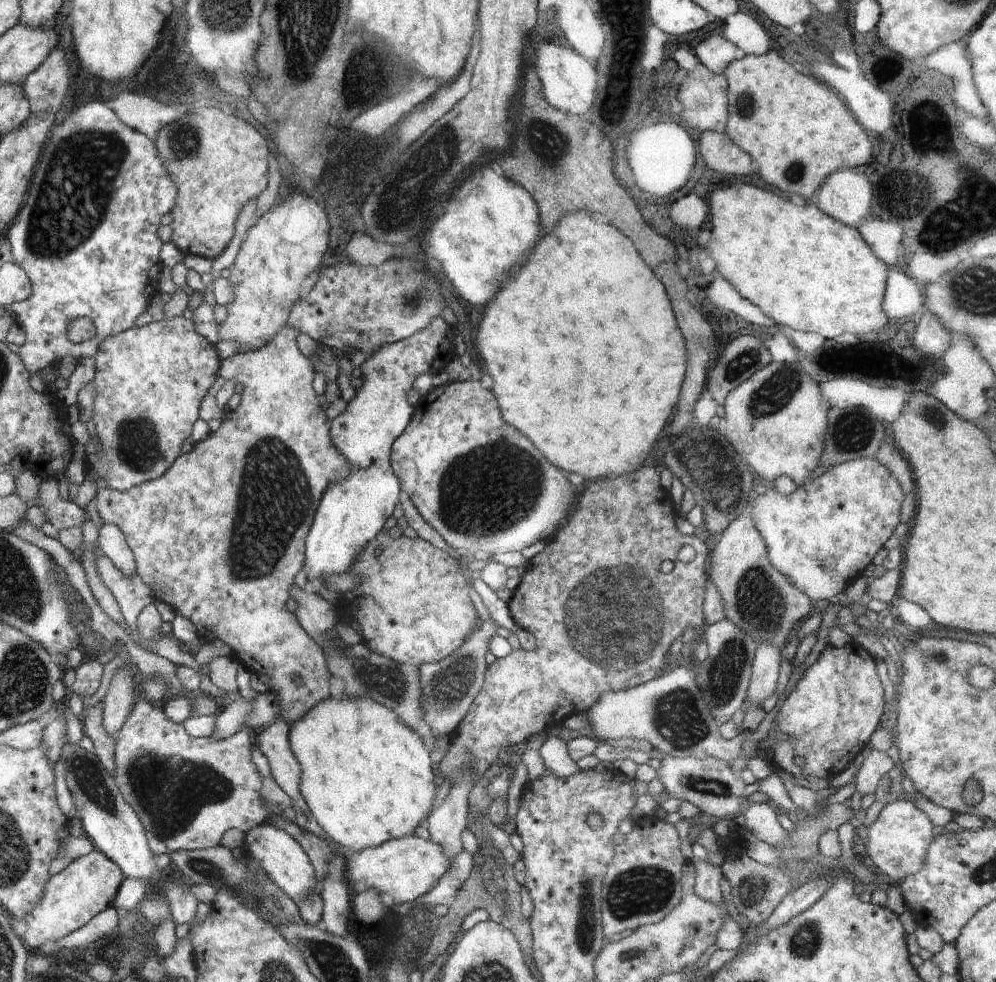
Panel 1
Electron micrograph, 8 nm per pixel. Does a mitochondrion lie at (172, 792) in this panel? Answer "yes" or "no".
yes

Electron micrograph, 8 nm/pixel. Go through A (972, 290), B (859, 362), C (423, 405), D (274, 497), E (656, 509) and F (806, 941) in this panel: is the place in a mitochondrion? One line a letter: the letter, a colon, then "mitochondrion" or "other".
A: mitochondrion
B: other
C: other
D: mitochondrion
E: other
F: mitochondrion

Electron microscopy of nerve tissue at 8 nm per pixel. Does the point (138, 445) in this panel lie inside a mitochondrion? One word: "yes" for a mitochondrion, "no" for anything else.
yes

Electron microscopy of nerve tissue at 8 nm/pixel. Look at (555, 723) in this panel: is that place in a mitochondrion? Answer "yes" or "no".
no

